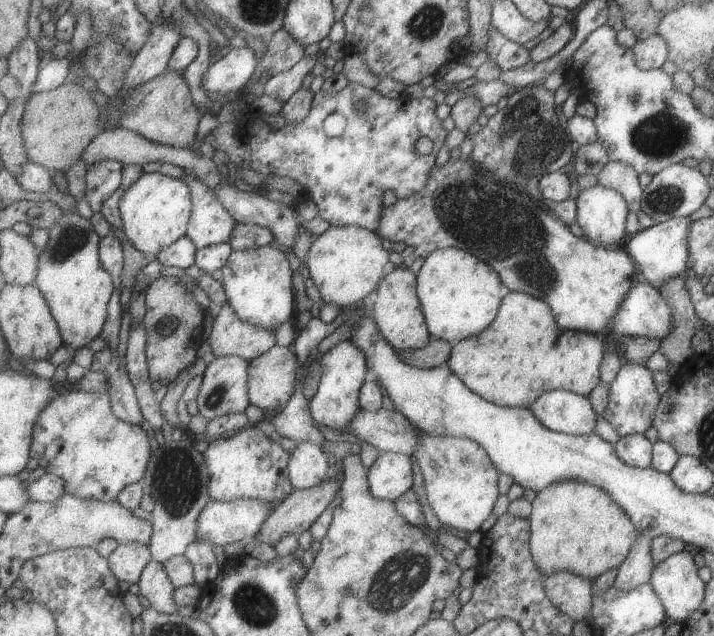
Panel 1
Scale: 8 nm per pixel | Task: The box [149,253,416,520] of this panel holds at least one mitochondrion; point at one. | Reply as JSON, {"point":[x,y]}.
{"point":[176,481]}

